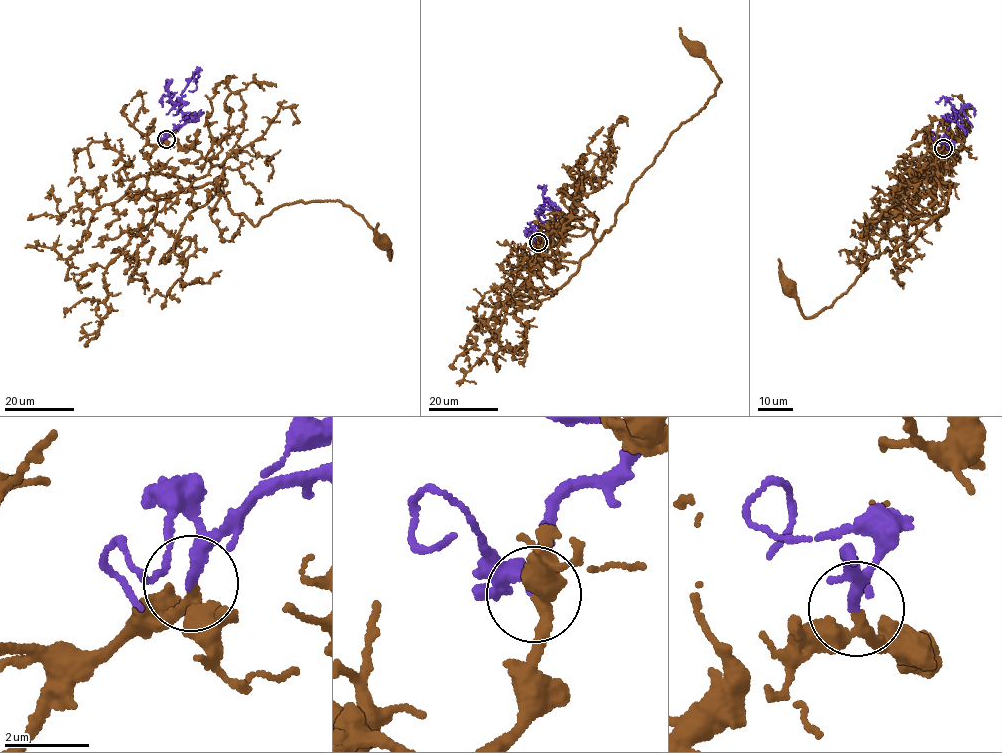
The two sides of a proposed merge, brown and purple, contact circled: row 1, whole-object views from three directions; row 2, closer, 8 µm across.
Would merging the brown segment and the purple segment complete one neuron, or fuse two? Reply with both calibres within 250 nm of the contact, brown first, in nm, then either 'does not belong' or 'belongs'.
240/280 nm | belongs

